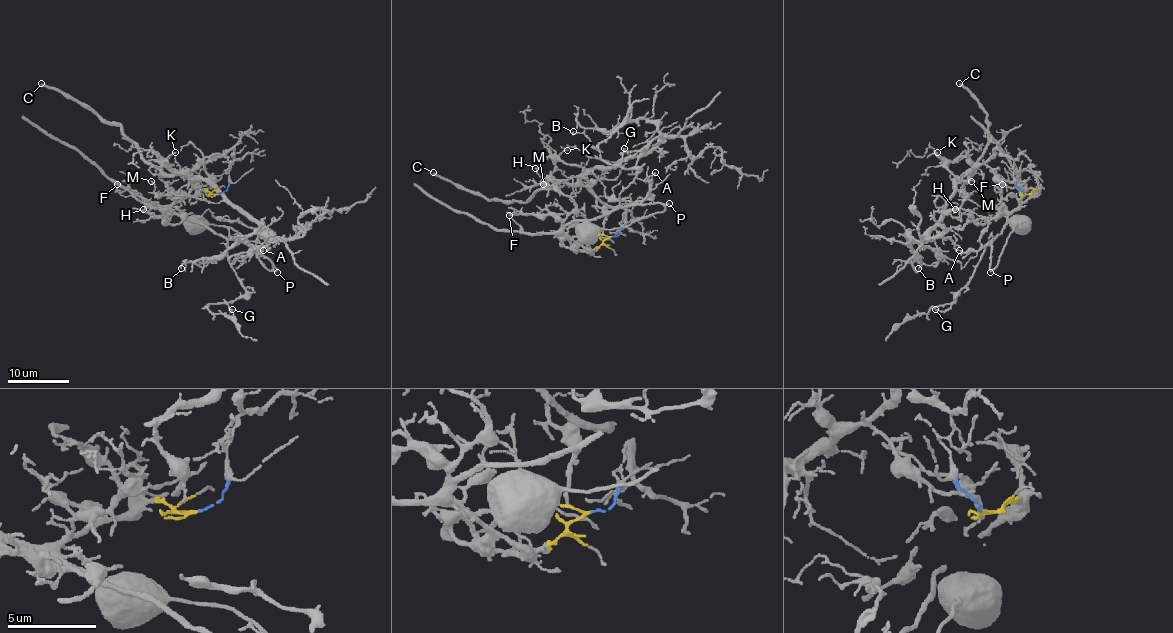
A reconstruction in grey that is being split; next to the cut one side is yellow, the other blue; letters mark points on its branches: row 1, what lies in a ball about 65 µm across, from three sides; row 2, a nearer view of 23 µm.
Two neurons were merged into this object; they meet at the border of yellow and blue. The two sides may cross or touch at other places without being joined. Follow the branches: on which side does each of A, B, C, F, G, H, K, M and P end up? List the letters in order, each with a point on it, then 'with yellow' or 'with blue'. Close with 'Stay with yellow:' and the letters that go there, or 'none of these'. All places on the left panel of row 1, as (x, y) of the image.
A: (263, 250) | with yellow
B: (181, 268) | with blue
C: (41, 83) | with blue
F: (117, 184) | with yellow
G: (232, 309) | with yellow
H: (143, 209) | with yellow
K: (175, 152) | with blue
M: (151, 181) | with blue
P: (277, 272) | with yellow
Stay with yellow: A, F, G, H, P

